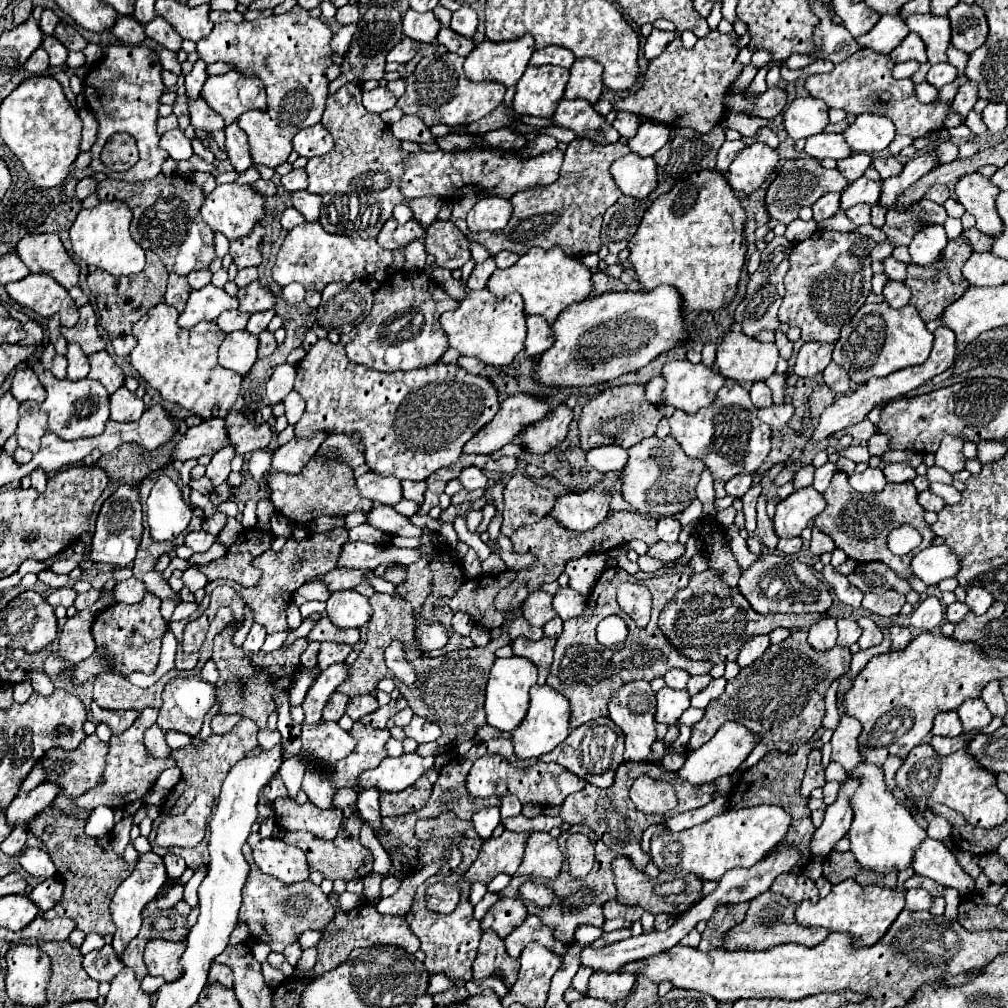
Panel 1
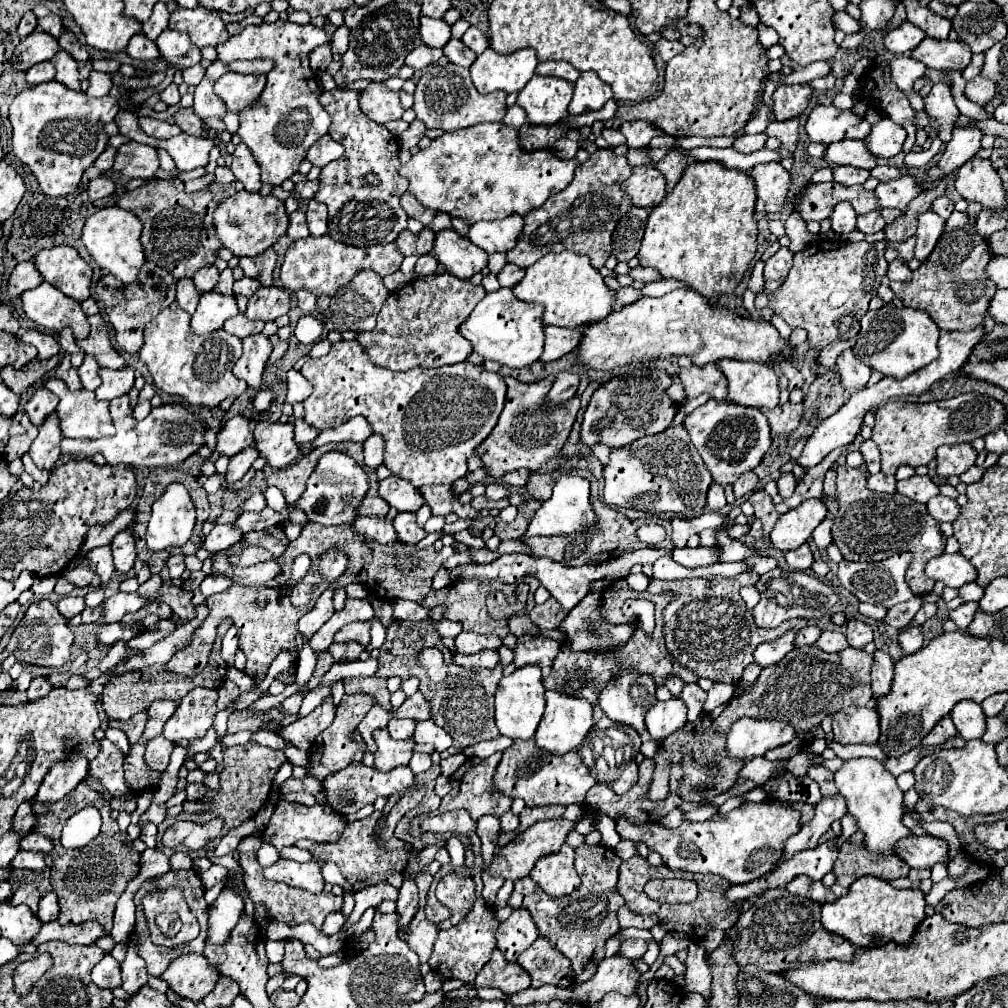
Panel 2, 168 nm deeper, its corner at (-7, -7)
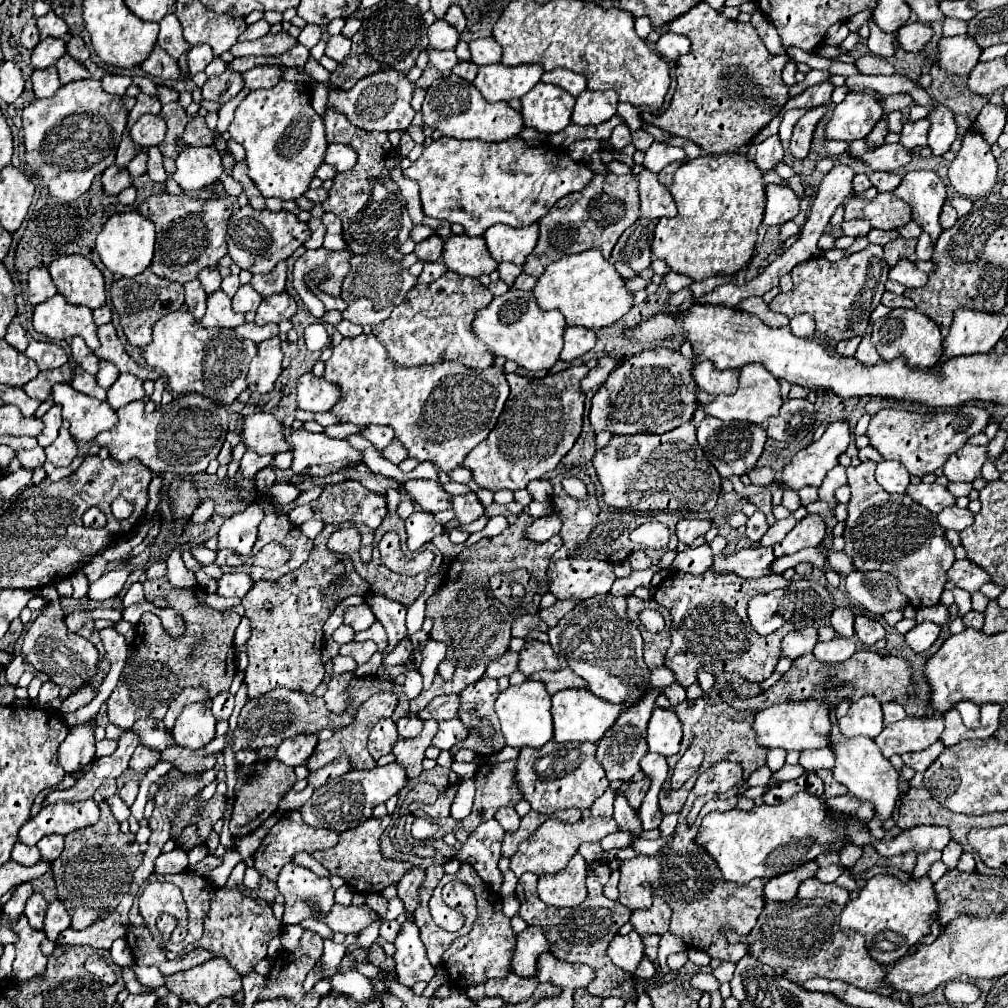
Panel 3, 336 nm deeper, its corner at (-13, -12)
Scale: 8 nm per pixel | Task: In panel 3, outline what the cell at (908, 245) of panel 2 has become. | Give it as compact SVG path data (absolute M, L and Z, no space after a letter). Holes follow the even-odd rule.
M922 232L918 238L916 256L918 256L918 260L930 260L932 258L932 242L930 242L930 236L926 232Z

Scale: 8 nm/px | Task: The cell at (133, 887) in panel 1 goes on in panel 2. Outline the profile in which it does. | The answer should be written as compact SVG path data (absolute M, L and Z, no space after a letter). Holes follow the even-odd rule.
M128 943L126 959L122 961L122 989L132 997L148 983L148 973L144 961L136 953L136 945Z

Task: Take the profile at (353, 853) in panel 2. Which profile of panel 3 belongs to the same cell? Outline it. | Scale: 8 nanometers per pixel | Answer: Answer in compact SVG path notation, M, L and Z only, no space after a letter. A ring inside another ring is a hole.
M390 816L384 818L370 818L364 824L346 830L340 834L340 842L330 848L330 850L316 850L310 854L316 862L320 862L324 868L328 868L332 874L338 874L346 880L346 884L360 892L360 894L378 894L382 888L396 884L414 864L410 862L396 862L396 860L386 860L380 856L380 836L386 830L386 824L390 824Z

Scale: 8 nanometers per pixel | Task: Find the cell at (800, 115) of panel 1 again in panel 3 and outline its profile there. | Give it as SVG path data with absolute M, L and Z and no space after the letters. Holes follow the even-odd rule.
M850 92L840 104L836 104L832 118L826 124L826 138L838 142L852 142L866 138L874 128L874 122L882 118L884 112L878 100L866 92Z

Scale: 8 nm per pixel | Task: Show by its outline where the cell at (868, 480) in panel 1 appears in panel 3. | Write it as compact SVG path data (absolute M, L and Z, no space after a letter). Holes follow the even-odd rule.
M882 460L876 466L876 480L886 492L904 494L910 484L910 474L906 468L894 460Z

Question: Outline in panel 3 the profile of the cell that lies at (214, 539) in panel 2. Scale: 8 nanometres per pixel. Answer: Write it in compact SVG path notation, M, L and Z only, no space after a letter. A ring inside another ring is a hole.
M250 504L244 512L232 514L218 532L218 548L232 550L234 554L250 554L254 542L258 524L264 518L264 510L258 504Z

